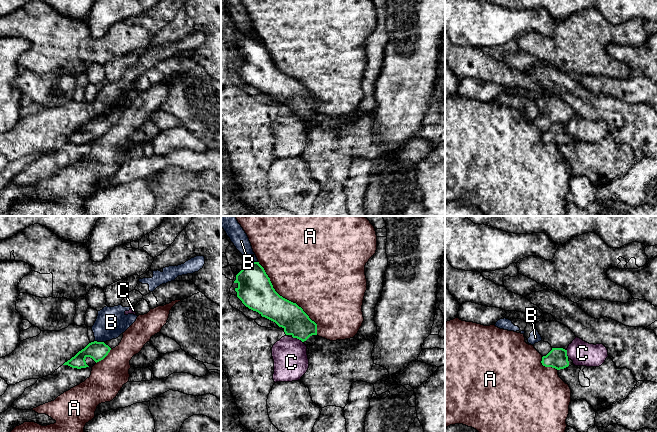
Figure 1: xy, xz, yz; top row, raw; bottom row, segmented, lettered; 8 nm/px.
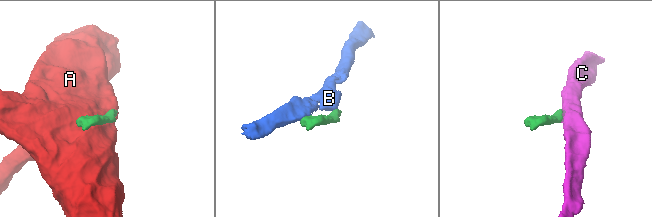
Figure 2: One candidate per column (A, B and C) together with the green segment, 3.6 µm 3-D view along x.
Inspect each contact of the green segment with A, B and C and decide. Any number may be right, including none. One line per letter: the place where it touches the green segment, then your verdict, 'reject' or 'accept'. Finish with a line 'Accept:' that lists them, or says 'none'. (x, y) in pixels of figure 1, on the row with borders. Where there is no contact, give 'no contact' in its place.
A: xz (286, 299) | reject
B: xy (99, 342) | reject
C: xz (297, 338) | reject
Accept: none

